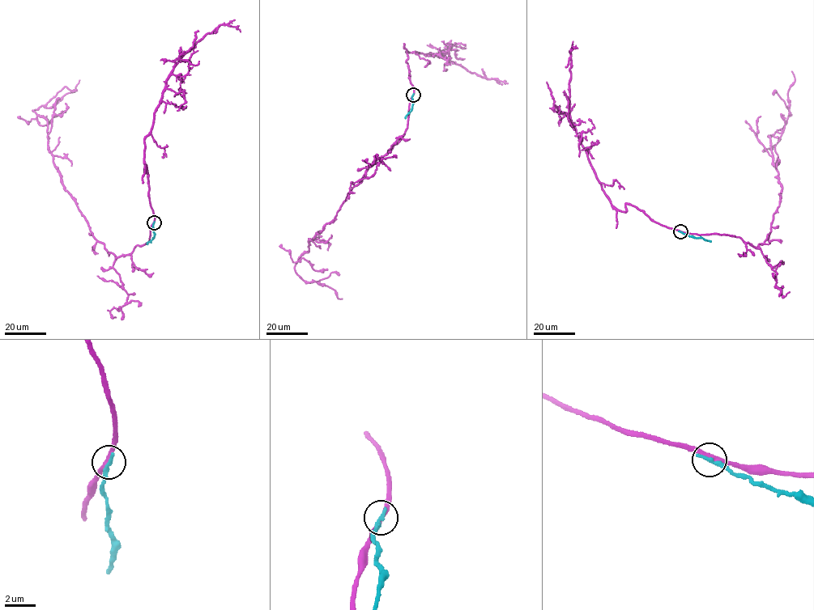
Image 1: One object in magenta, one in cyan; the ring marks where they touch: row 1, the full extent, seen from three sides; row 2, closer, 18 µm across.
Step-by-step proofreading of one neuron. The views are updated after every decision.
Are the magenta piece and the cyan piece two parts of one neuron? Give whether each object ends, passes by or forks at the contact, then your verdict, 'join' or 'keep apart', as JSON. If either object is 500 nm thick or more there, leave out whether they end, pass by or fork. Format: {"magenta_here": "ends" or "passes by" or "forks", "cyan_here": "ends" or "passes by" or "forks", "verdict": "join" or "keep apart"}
{"magenta_here": "passes by", "cyan_here": "ends", "verdict": "keep apart"}

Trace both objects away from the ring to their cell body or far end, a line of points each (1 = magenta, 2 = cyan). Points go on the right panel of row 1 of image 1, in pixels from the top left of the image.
1: (679, 231), (739, 237), (755, 247), (764, 243), (782, 192), (769, 136), (791, 114), (791, 71)
2: (679, 231), (711, 241)

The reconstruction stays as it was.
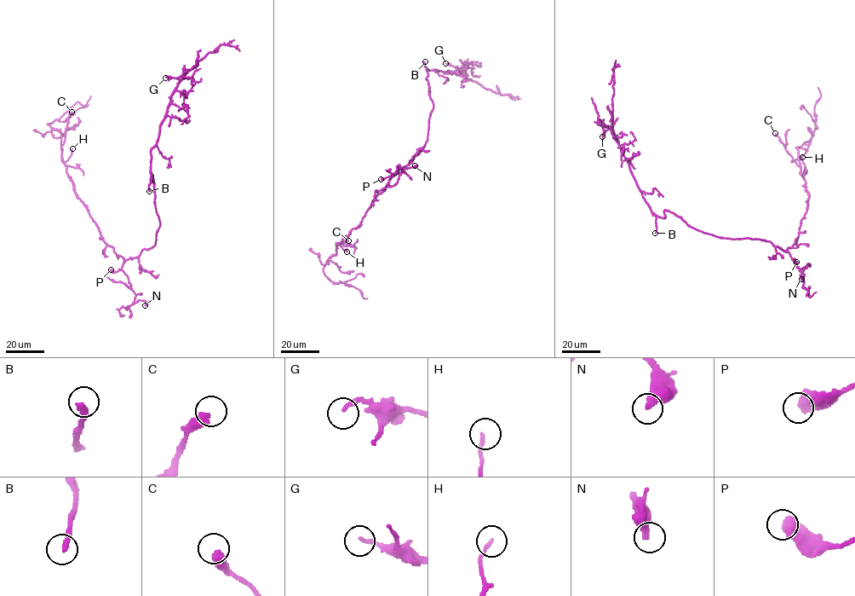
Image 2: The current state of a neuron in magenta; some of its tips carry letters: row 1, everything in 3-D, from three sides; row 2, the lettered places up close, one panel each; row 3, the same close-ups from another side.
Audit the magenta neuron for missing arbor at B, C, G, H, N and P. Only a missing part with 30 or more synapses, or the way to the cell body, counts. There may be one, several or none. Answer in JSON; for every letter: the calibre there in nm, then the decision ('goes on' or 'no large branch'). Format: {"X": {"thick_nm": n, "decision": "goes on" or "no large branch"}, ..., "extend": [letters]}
{"B": {"thick_nm": 280, "decision": "goes on"}, "C": {"thick_nm": 400, "decision": "no large branch"}, "G": {"thick_nm": 180, "decision": "no large branch"}, "H": {"thick_nm": 160, "decision": "no large branch"}, "N": {"thick_nm": 500, "decision": "no large branch"}, "P": {"thick_nm": 650, "decision": "no large branch"}, "extend": ["B"]}

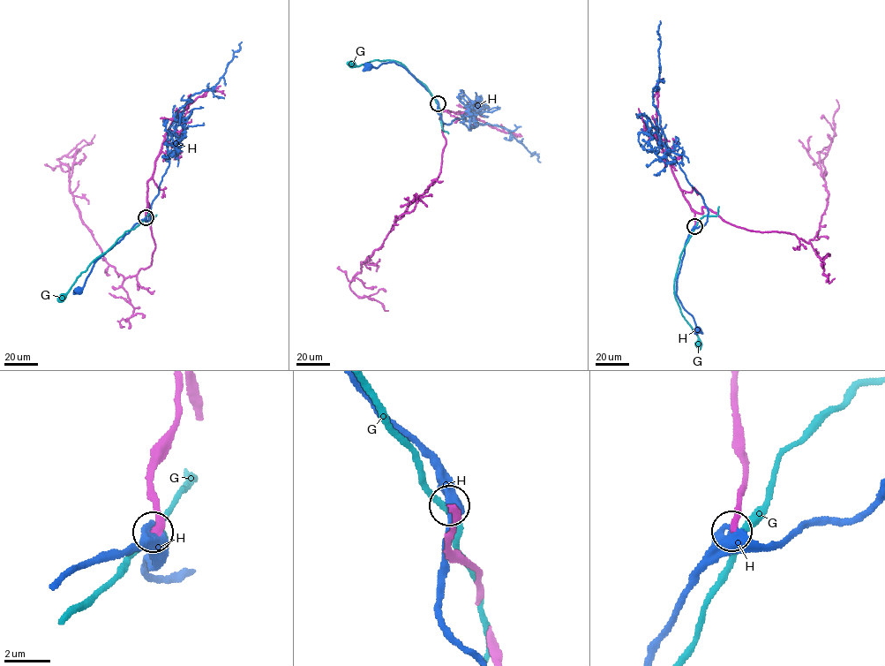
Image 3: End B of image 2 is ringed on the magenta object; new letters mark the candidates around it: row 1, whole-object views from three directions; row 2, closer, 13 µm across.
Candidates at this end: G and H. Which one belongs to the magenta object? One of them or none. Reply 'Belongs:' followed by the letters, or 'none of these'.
Belongs: none of these

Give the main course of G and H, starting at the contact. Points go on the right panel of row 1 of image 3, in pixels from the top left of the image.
G: (695, 226), (681, 253), (674, 291), (680, 311), (697, 336), (698, 344)
H: (694, 226), (685, 244), (676, 294), (693, 317), (698, 330)

